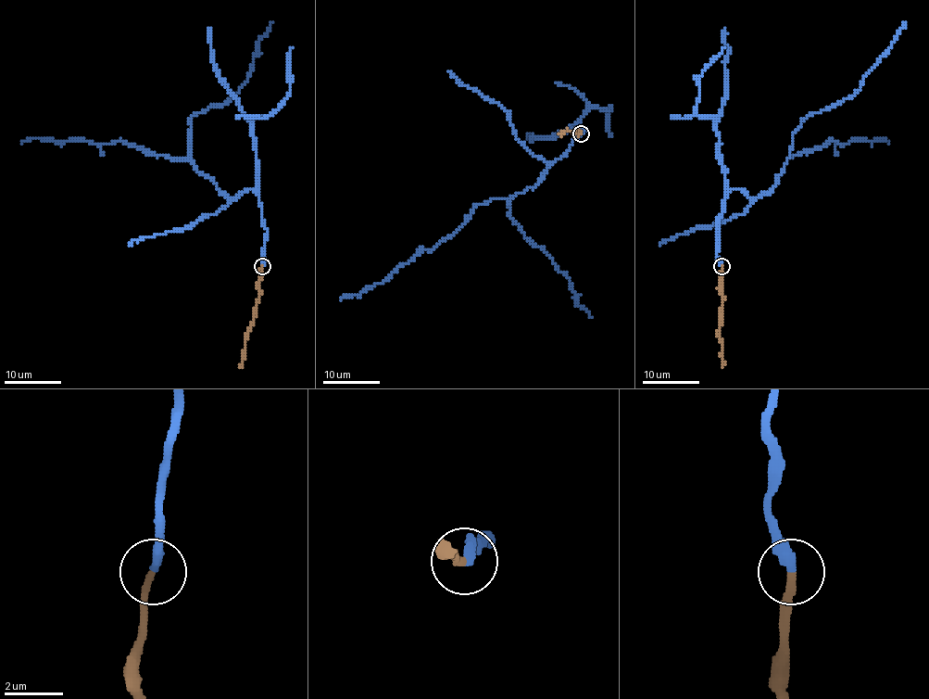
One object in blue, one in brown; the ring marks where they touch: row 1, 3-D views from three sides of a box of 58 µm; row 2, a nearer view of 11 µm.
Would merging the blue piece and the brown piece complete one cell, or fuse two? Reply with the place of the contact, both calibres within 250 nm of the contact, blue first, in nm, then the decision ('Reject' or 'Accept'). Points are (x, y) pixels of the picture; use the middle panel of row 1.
Place: (581, 133). Thickness 360 nm (blue) against 240 nm. Accept

